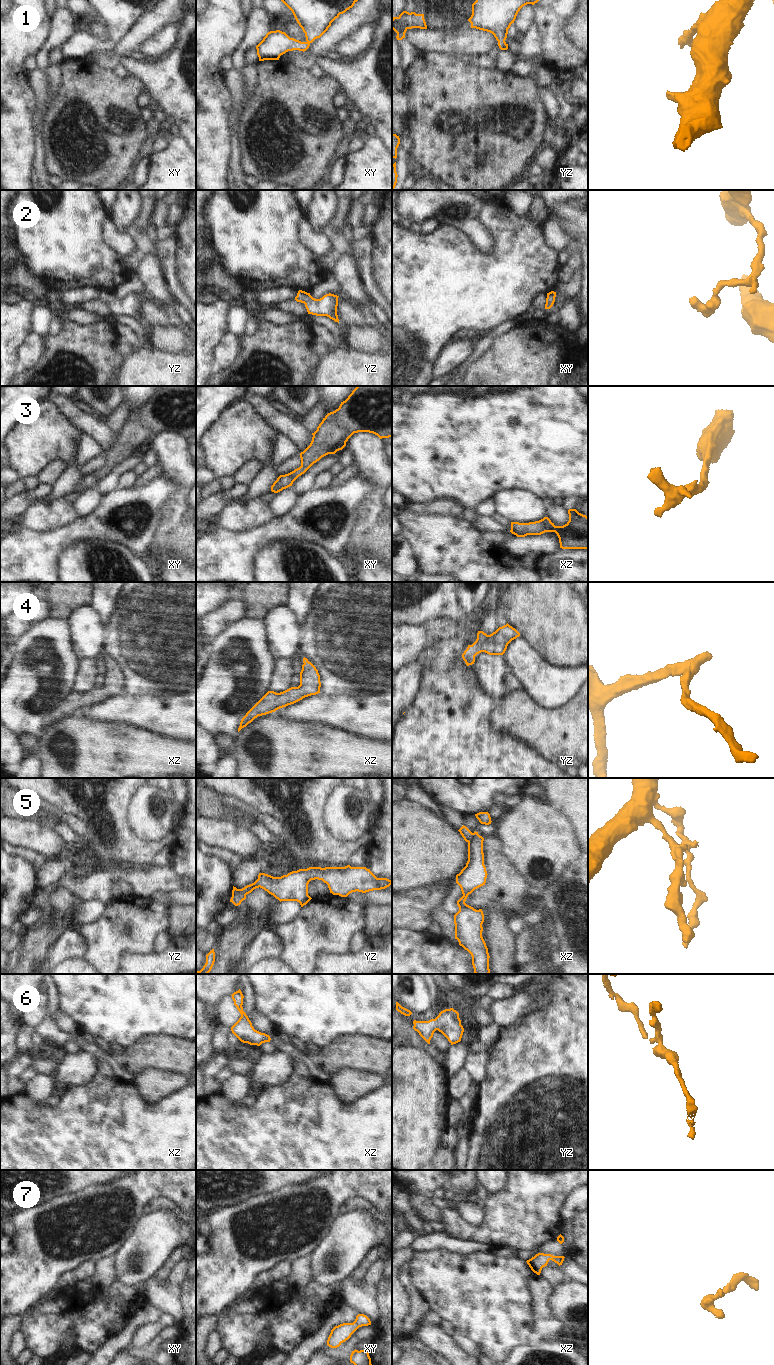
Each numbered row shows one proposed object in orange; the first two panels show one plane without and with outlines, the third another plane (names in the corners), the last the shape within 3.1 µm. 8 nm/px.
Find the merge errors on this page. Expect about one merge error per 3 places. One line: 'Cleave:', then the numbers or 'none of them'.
Cleave: 5

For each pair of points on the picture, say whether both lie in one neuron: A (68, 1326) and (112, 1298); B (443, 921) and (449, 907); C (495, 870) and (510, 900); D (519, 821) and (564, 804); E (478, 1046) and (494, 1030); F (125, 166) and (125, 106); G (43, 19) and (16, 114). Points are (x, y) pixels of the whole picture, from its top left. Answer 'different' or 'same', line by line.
A: same
B: different
C: same
D: different
E: same
F: same
G: same

